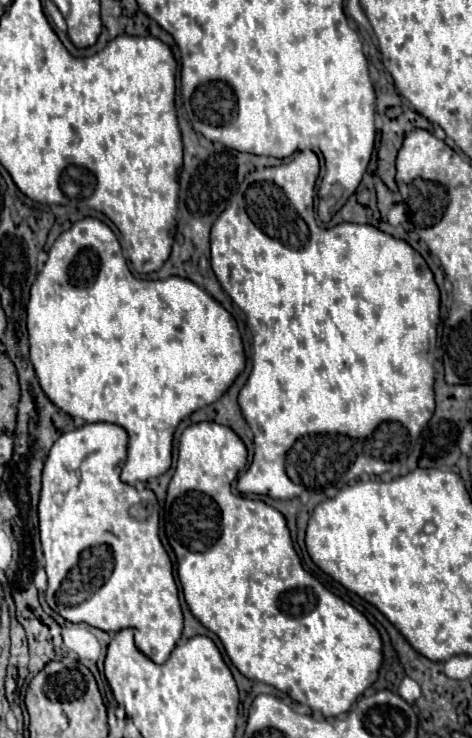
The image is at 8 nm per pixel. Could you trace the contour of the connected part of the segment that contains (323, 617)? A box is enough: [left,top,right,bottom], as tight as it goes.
[164,422,382,718]

